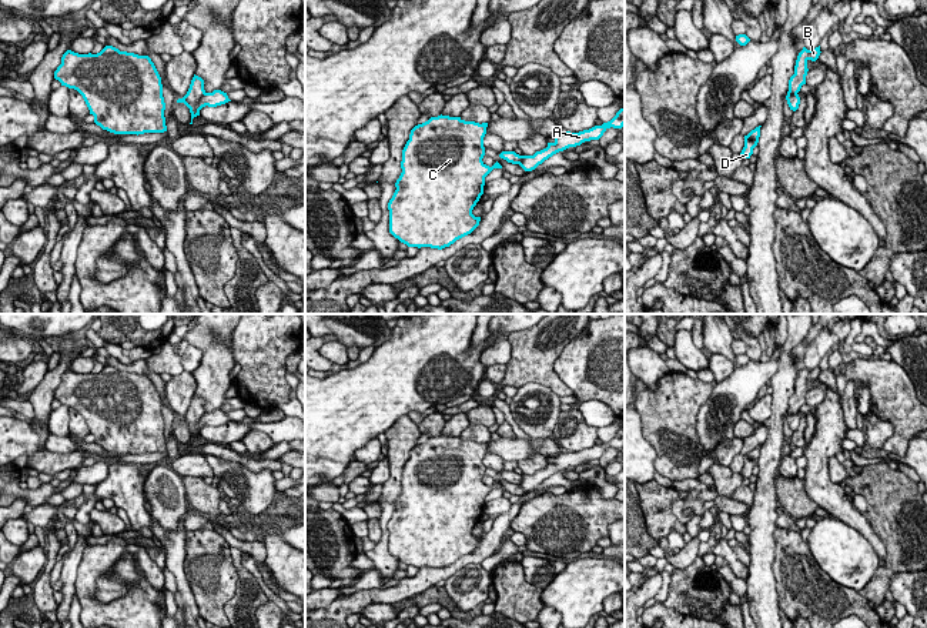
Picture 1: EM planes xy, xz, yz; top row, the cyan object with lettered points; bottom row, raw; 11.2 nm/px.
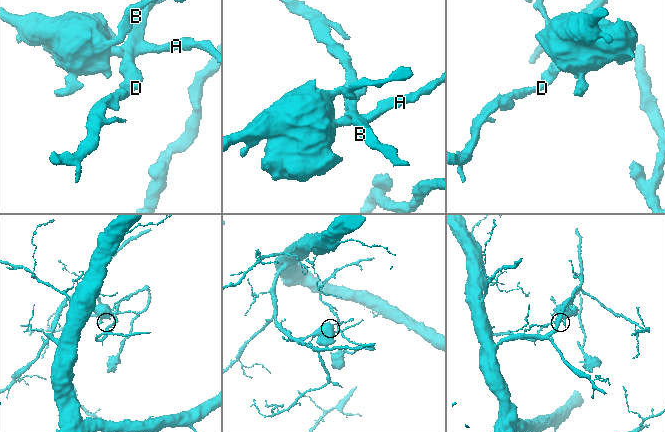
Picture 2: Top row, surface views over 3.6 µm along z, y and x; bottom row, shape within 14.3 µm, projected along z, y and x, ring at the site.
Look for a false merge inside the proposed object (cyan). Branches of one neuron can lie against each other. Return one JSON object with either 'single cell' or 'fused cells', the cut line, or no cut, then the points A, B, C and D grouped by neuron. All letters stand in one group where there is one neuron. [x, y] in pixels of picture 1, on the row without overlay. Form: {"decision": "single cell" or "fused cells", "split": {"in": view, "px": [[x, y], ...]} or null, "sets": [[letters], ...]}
{"decision": "fused cells", "split": {"in": "xy", "px": [[204, 411], [196, 426], [197, 434]]}, "sets": [["A", "C"], ["B", "D"]]}

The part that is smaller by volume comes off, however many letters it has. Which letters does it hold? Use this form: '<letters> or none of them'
B, D

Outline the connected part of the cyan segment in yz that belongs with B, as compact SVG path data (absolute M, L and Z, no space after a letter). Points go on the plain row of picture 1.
M820 365L814 370L807 370L803 367L803 370L799 373L796 385L794 385L794 394L789 400L789 411L787 415L796 414L800 411L801 405L806 404L806 395L807 395L807 381L816 381L820 375Z

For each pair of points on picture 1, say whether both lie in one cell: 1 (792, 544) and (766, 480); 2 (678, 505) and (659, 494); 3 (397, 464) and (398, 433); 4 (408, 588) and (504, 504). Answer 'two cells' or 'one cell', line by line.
1: two cells
2: two cells
3: one cell
4: two cells

